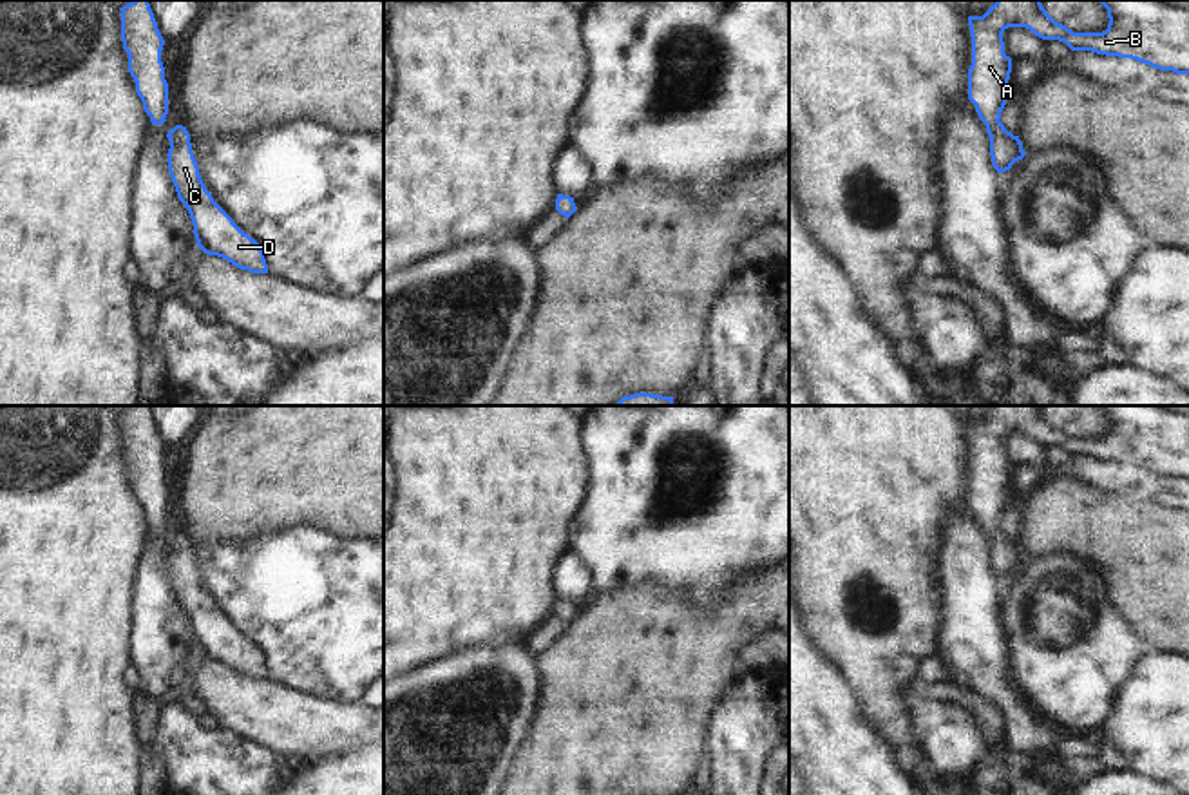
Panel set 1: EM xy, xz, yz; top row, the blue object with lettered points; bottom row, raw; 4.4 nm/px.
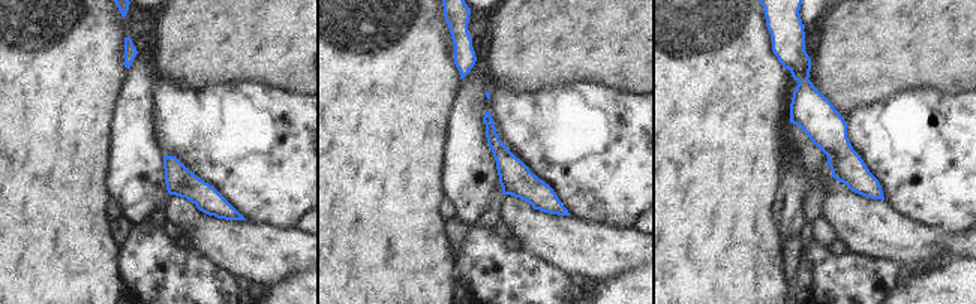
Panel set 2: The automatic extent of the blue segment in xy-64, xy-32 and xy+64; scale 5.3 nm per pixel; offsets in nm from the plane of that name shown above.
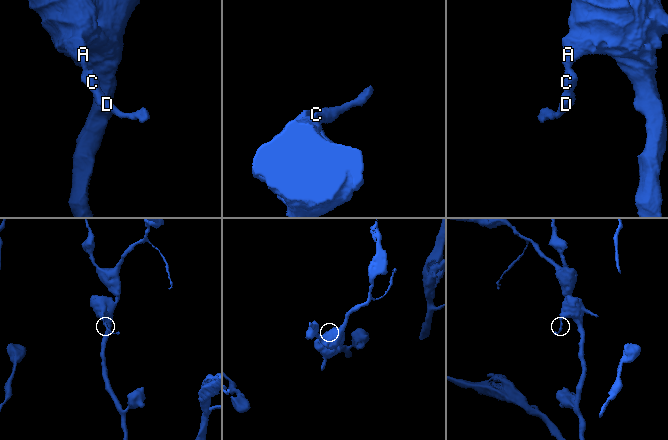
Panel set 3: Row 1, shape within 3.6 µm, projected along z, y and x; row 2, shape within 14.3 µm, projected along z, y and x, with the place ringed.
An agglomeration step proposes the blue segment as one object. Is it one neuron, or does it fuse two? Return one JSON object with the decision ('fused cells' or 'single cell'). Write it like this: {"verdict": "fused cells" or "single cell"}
{"verdict": "single cell"}

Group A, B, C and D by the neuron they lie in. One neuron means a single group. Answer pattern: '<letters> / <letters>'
A B C D

